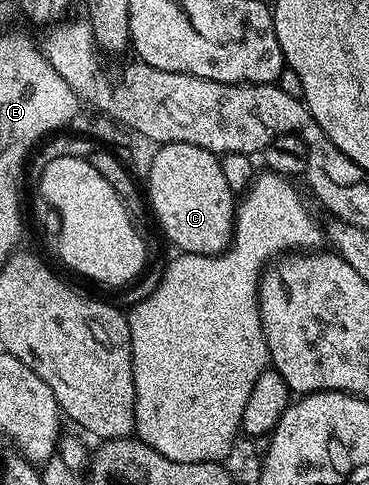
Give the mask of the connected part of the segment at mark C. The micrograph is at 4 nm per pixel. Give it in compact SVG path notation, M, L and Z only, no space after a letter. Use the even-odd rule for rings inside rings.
M161 144L146 179L147 203L152 203L152 212L165 238L177 244L181 253L217 256L232 243L238 200L226 183L217 153L202 150L202 146Z

